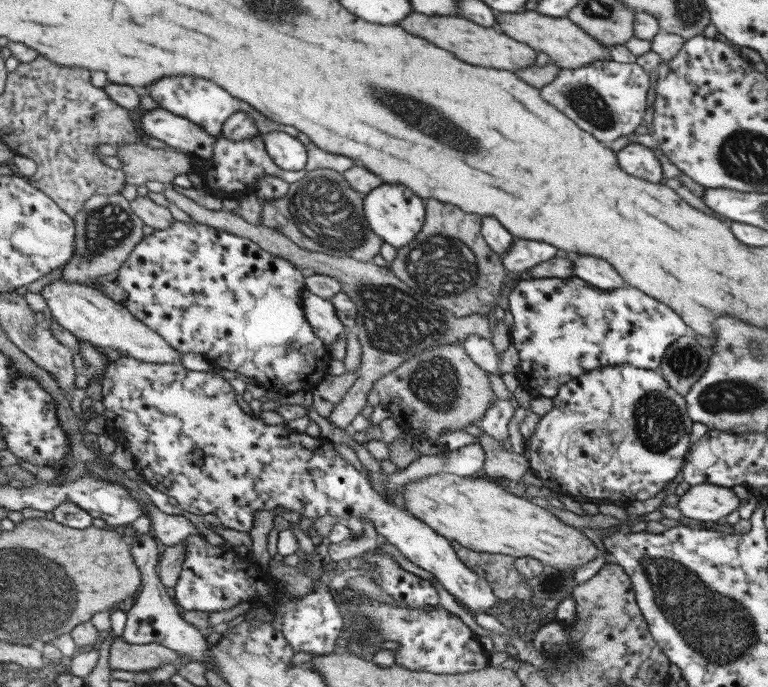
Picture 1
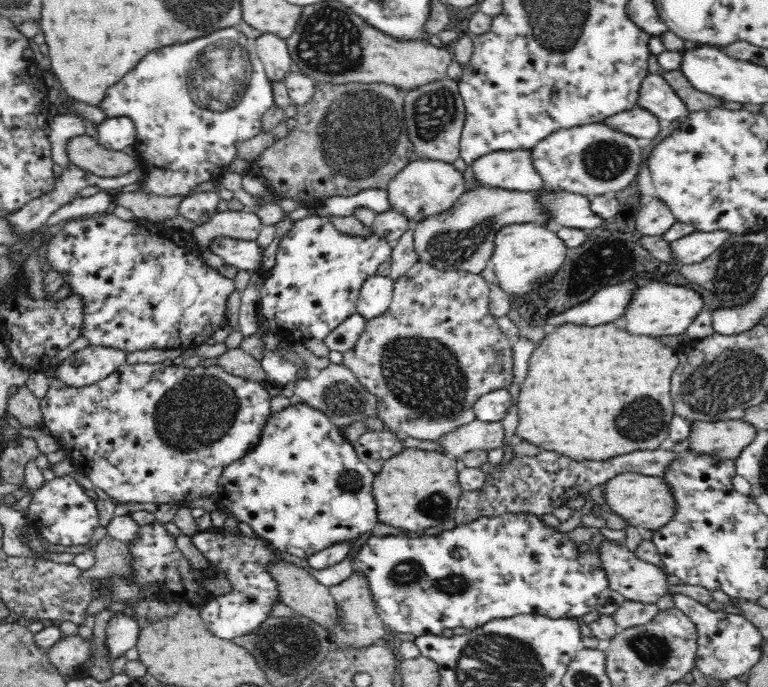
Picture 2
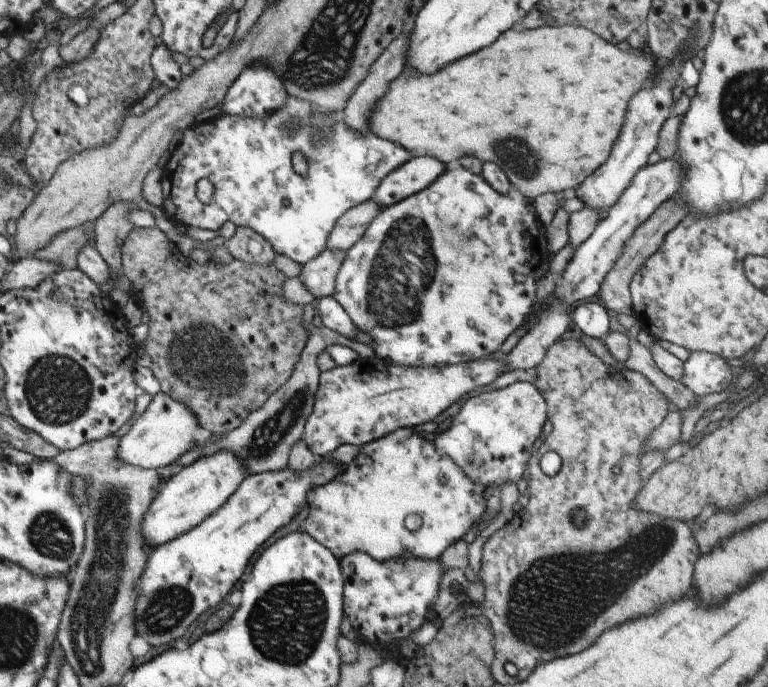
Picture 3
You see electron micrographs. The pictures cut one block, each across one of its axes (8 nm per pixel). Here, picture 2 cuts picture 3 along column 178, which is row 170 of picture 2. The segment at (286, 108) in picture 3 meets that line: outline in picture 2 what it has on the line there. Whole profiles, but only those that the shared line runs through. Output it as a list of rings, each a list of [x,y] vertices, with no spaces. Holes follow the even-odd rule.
[[[224,28],[220,32],[212,32],[210,36],[198,38],[188,41],[184,44],[172,44],[172,46],[164,46],[158,48],[154,52],[150,52],[144,60],[140,60],[140,64],[128,72],[120,82],[112,84],[106,92],[106,96],[100,104],[100,109],[106,114],[106,119],[115,117],[128,117],[134,121],[136,127],[137,142],[134,144],[139,159],[138,166],[144,169],[144,179],[141,181],[142,186],[139,190],[148,194],[157,194],[158,196],[186,196],[189,197],[200,184],[209,181],[217,182],[219,177],[227,170],[230,162],[236,158],[238,152],[238,144],[244,140],[250,140],[261,131],[261,121],[264,114],[274,105],[274,93],[272,90],[272,82],[268,79],[262,62],[259,60],[256,44],[254,39],[246,38],[242,32],[238,32],[236,28]]]

